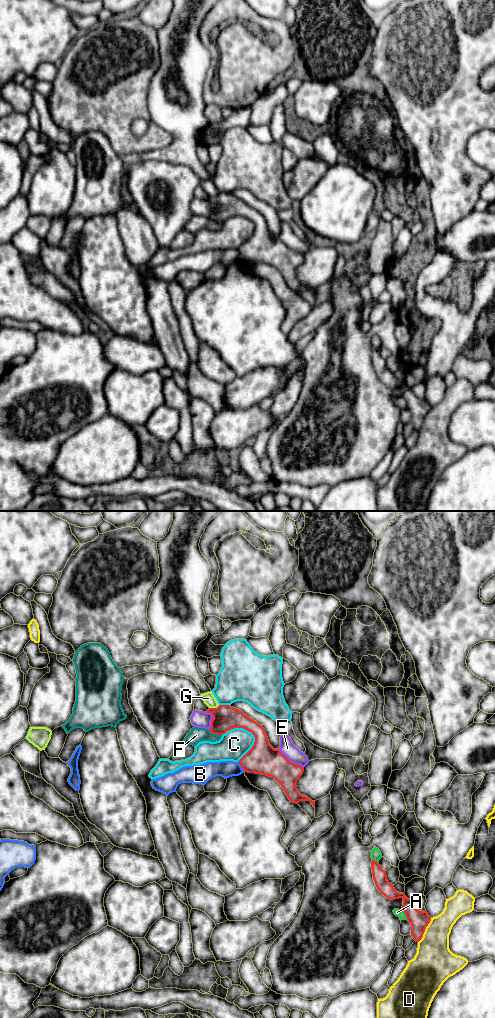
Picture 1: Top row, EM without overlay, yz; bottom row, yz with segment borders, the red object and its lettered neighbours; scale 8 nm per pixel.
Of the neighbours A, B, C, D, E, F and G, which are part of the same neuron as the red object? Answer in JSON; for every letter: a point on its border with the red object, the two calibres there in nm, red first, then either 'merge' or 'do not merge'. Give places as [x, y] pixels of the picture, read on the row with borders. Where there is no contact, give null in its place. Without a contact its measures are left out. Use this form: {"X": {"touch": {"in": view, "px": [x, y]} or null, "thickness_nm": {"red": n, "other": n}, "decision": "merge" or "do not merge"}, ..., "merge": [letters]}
{"A": {"touch": {"in": "yz", "px": [405, 914]}, "thickness_nm": {"red": 150, "other": 60}, "decision": "do not merge"}, "B": {"touch": {"in": "yz", "px": [241, 766]}, "thickness_nm": {"red": 240, "other": 140}, "decision": "do not merge"}, "C": {"touch": {"in": "yz", "px": [254, 743]}, "thickness_nm": {"red": 240, "other": 240}, "decision": "do not merge"}, "D": {"touch": {"in": "yz", "px": [424, 930]}, "thickness_nm": {"red": 150, "other": 300}, "decision": "do not merge"}, "E": {"touch": {"in": "yz", "px": [291, 762]}, "thickness_nm": {"red": 240, "other": 120}, "decision": "do not merge"}, "F": {"touch": {"in": "yz", "px": [215, 733]}, "thickness_nm": {"red": 200, "other": 120}, "decision": "do not merge"}, "G": {"touch": {"in": "yz", "px": [214, 708]}, "thickness_nm": {"red": 200, "other": 90}, "decision": "do not merge"}, "merge": []}

